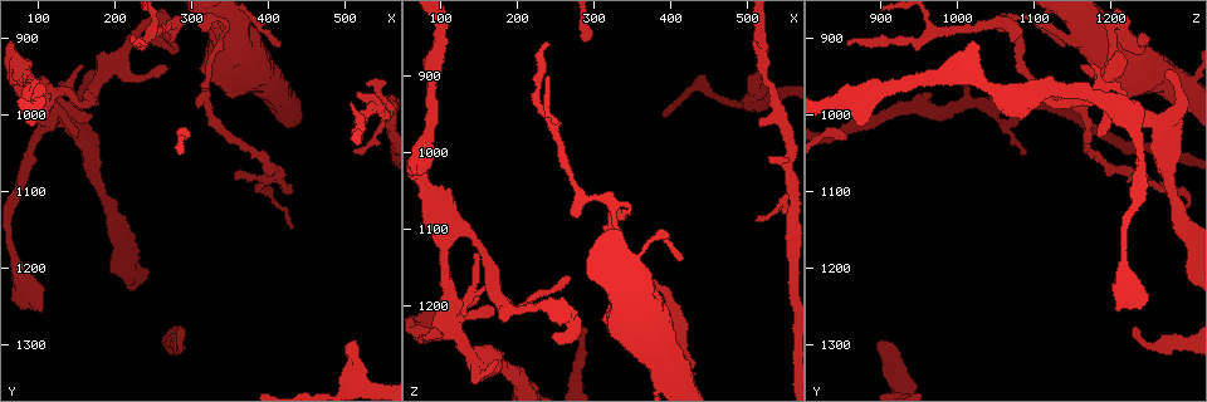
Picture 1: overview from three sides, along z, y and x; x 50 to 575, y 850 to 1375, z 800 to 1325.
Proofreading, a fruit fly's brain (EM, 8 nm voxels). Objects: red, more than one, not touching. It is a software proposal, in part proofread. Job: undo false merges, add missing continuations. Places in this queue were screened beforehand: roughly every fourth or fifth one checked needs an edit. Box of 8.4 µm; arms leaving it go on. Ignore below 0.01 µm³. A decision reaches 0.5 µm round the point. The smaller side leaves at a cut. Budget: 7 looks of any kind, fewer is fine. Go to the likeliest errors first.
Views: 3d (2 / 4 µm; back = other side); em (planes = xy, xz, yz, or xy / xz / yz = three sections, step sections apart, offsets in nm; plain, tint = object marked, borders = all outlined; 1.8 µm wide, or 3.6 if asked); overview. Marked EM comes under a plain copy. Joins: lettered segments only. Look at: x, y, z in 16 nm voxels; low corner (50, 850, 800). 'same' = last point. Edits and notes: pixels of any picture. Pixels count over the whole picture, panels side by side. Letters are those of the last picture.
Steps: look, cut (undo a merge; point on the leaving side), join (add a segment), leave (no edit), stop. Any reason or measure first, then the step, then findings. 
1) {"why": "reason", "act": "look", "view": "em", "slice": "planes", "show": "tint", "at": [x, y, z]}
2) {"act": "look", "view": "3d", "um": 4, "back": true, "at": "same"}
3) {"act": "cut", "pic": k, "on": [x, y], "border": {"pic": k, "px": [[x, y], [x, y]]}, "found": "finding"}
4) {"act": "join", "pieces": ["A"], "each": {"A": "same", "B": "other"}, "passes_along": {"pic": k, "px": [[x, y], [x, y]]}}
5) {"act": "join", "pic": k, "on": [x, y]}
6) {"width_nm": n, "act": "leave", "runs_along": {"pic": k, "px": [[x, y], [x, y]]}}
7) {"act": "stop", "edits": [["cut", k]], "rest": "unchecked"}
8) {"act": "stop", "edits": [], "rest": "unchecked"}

{"why": "long arm stops here", "act": "look", "view": "em", "slice": "planes", "show": "borders", "at": [285, 1275, 1225]}

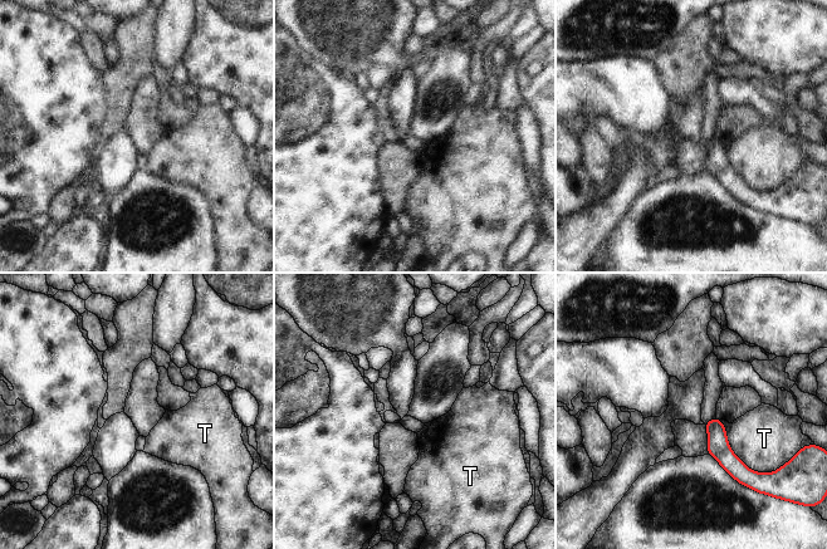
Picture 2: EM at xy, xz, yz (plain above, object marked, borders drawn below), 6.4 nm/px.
{"act": "leave", "each": {"T": "other"}, "runs_along": {"pic": 2, "px": [[709, 425], [718, 447], [744, 471]]}, "found": "no lettered segment goes on from it"}

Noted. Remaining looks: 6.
{"why": "an open end", "act": "look", "view": "3d", "um": 2, "at": [245, 895, 1235]}

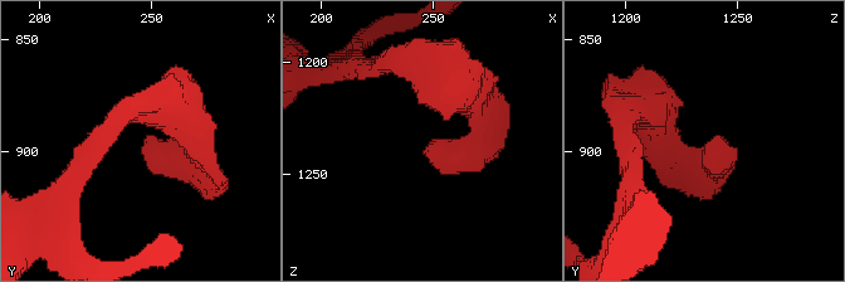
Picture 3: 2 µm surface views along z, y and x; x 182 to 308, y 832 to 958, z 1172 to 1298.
{"act": "look", "view": "em", "slice": "planes", "show": "tint", "at": [246, 893, 1239]}

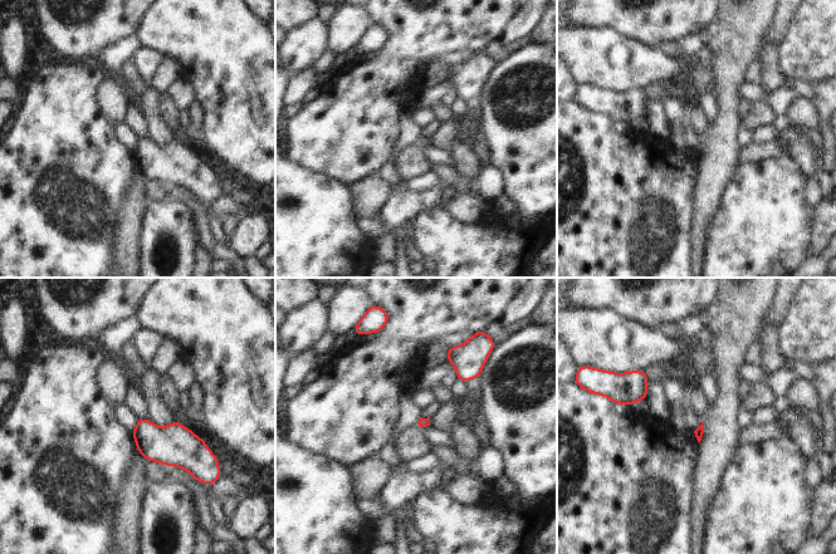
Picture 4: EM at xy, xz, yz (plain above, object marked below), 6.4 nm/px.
{"why": "what lies round it", "act": "look", "view": "em", "slice": "planes", "show": "borders", "at": "same"}

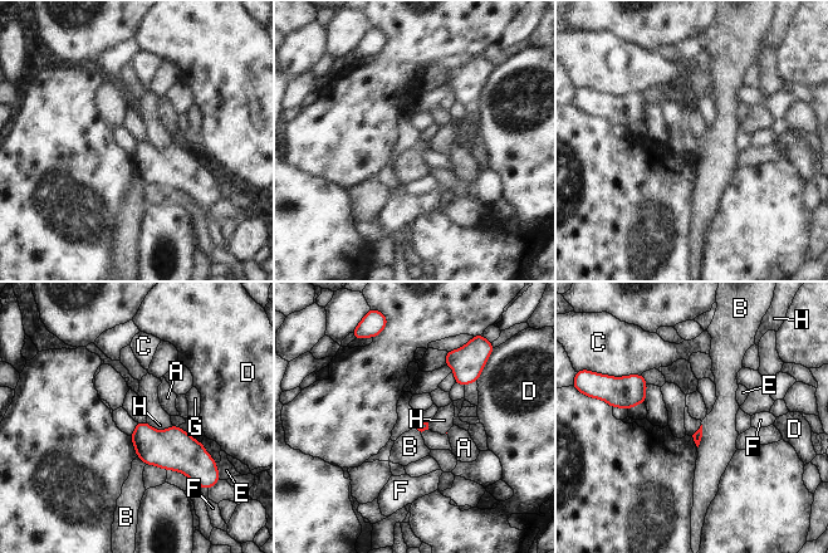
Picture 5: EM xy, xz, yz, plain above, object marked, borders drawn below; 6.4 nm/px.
{"act": "leave", "each": {"A": "other", "B": "other", "C": "other", "D": "other", "E": "other", "F": "other", "G": "other", "H": "other"}, "border": {"pic": 5, "px": [[701, 424], [701, 440], [697, 448]]}, "found": "none of them fits"}

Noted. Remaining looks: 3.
{"why": "an open end", "act": "look", "view": "em", "slice": "planes", "show": "borders", "at": [270, 910, 1070]}

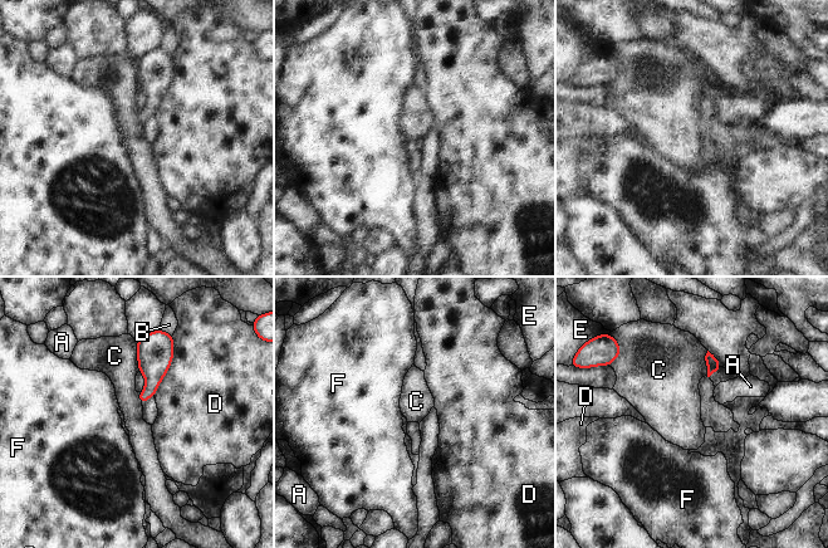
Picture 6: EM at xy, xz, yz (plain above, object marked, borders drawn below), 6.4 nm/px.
{"longest_contact_nm": ["D", 400], "act": "leave", "each": {"A": "other", "B": "other", "C": "other", "D": "other", "E": "other", "F": "other"}, "found": "no lettered segment goes on from it"}

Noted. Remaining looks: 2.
{"act": "stop", "edits": [], "rest": "unchecked"}

